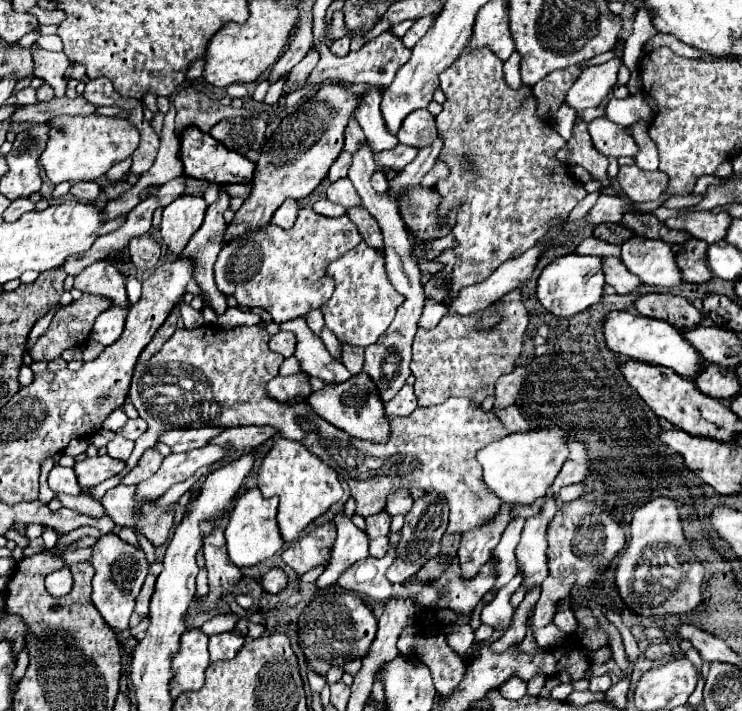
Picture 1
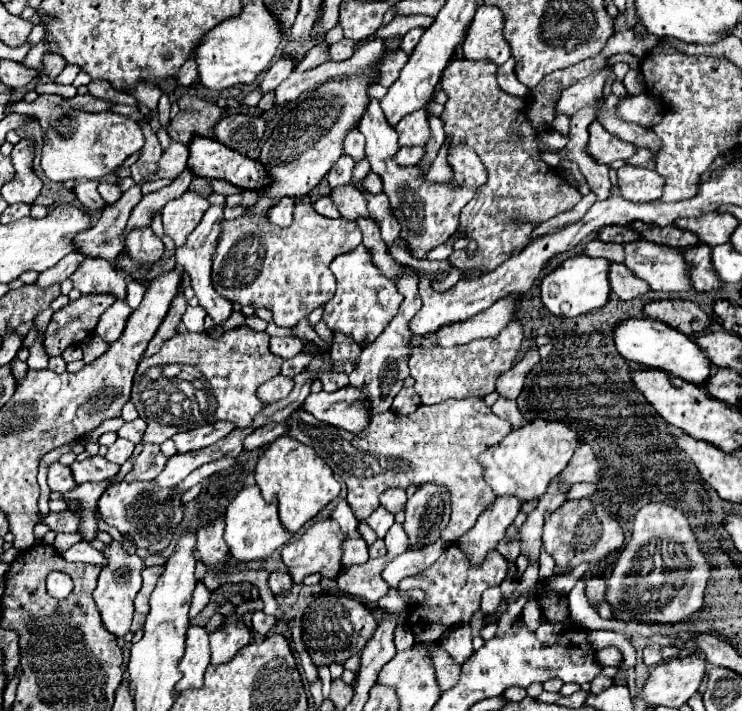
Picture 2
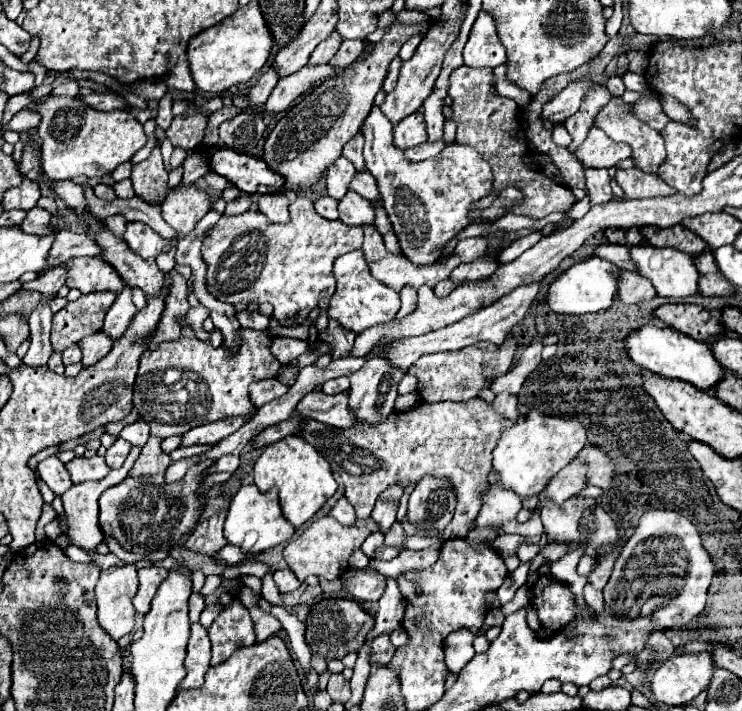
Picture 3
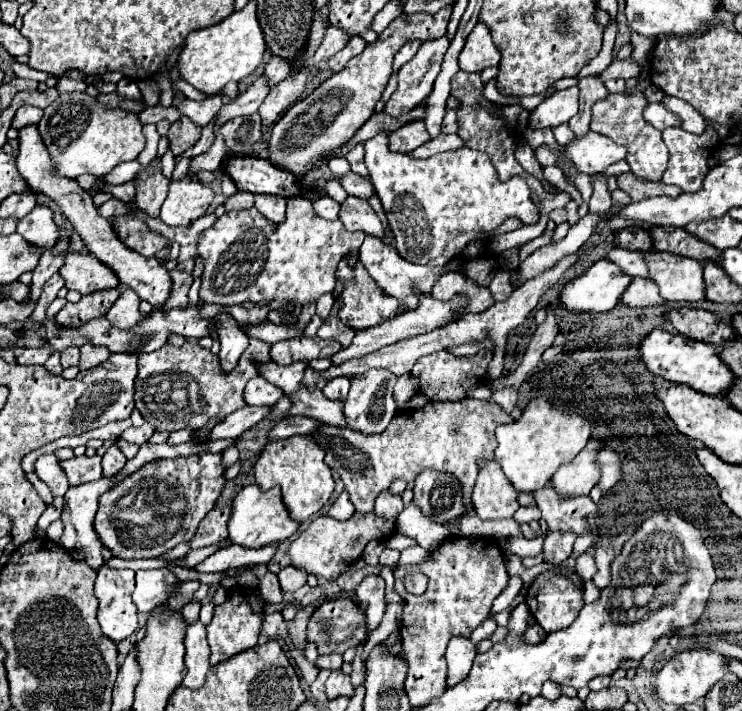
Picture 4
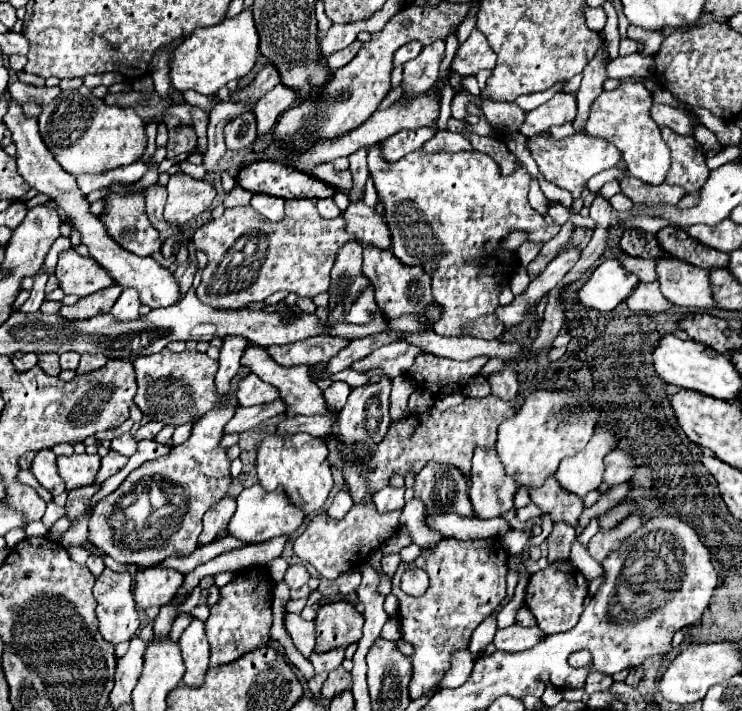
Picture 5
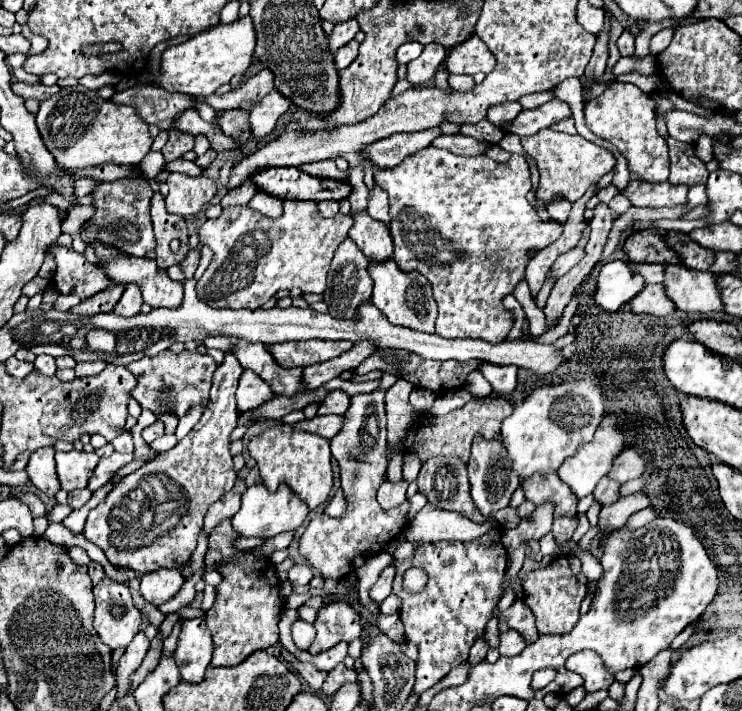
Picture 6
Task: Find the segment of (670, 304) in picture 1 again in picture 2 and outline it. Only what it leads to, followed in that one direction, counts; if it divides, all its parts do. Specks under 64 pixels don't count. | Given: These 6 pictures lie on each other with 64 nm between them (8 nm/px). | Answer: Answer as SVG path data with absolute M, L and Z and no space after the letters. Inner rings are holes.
M652 300L644 304L644 314L654 320L666 322L668 326L688 336L700 334L712 320L690 300Z

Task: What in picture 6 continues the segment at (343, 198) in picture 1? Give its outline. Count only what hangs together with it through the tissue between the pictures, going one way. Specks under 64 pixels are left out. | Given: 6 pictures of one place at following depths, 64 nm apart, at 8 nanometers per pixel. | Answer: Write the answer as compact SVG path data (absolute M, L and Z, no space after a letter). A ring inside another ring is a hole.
M366 210L350 214L354 224L348 236L356 242L356 246L366 254L368 260L380 262L392 256L392 236L384 222L374 220Z

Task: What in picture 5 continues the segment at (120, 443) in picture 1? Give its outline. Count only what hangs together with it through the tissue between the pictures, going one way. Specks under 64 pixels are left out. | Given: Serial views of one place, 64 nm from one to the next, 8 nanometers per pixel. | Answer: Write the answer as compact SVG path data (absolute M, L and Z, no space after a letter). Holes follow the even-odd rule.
M110 450L110 452L102 458L102 468L100 468L98 476L96 476L96 482L98 482L98 484L102 484L106 478L114 476L118 470L122 470L122 468L124 468L124 464L126 464L126 462L128 462L128 458L126 458L126 456L122 456L122 454L118 454L118 452Z

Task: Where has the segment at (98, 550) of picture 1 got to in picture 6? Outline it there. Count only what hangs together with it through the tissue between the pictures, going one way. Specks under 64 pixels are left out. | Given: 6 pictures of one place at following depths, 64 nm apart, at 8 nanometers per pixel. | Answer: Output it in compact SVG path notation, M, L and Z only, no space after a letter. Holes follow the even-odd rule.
M104 576L100 584L94 586L94 598L96 598L96 612L94 612L94 628L98 636L104 640L104 644L110 650L116 650L120 646L128 646L136 632L140 630L140 610L134 606L128 584L120 584L112 580L110 576Z

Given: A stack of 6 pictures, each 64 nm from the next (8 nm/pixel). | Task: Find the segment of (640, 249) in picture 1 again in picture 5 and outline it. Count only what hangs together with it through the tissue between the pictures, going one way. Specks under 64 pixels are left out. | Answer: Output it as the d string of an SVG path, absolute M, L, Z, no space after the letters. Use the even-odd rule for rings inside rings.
M656 258L656 274L662 294L678 306L710 308L714 306L708 270L678 258Z

